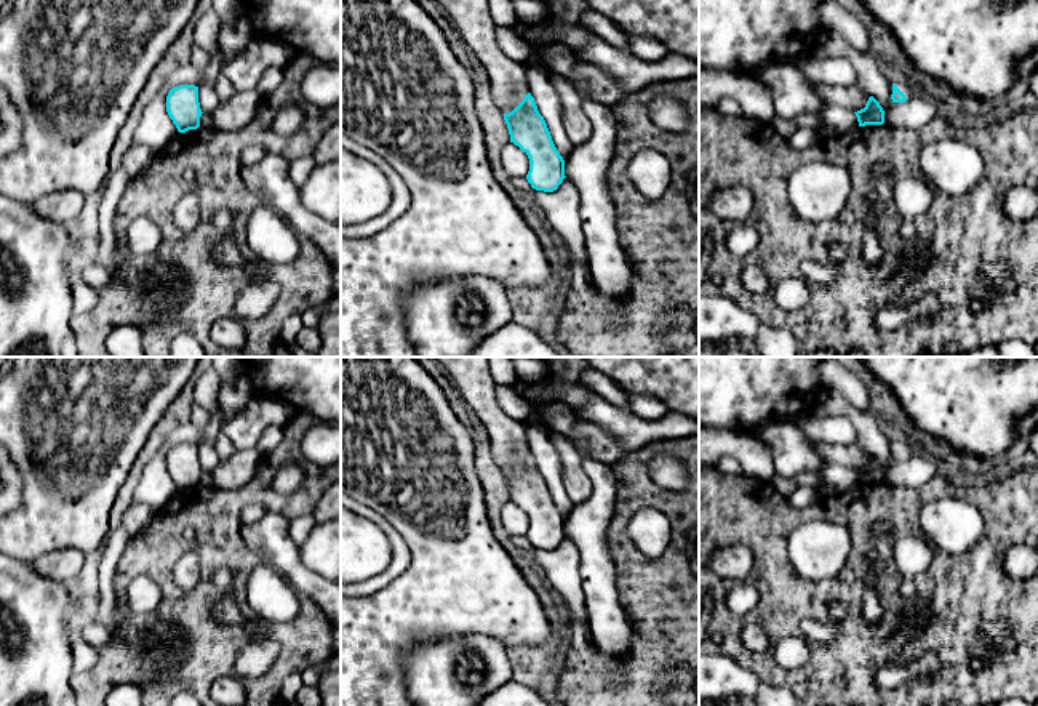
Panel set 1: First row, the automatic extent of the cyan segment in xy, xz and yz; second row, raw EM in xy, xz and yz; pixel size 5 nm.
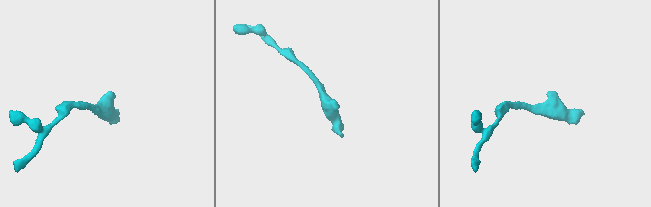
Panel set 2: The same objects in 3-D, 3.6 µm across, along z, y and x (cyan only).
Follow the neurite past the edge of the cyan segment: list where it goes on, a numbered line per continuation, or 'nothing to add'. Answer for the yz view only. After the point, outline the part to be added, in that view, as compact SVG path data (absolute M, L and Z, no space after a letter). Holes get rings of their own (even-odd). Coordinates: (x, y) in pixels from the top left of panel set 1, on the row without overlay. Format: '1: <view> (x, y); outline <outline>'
1: yz (902, 444); outline M905 439L896 440L896 445L905 453L907 458L918 455L916 448Z

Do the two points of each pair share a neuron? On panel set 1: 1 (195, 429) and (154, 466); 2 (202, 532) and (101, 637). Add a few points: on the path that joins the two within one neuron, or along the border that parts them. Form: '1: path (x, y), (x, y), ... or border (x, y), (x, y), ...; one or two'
1: path (184, 434), (178, 436), (160, 455); one
2: border (111, 629), (111, 637), (98, 649); two

